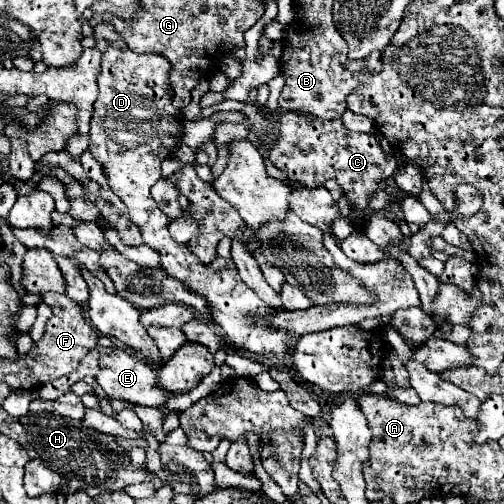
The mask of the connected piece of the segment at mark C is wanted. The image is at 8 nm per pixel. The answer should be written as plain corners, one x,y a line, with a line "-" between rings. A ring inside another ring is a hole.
292,111
285,112
280,117
278,141
270,149
268,159
280,171
284,171
290,179
300,181
308,188
320,187
328,179
336,179
346,191
348,199
352,201
352,207
356,211
366,209
368,197
376,191
376,185
394,174
395,157
382,153
380,141
374,133
354,133
342,125
342,119
324,121
324,119
311,116
-
299,116
303,116
304,119
-
299,121
304,121
302,129
300,129

